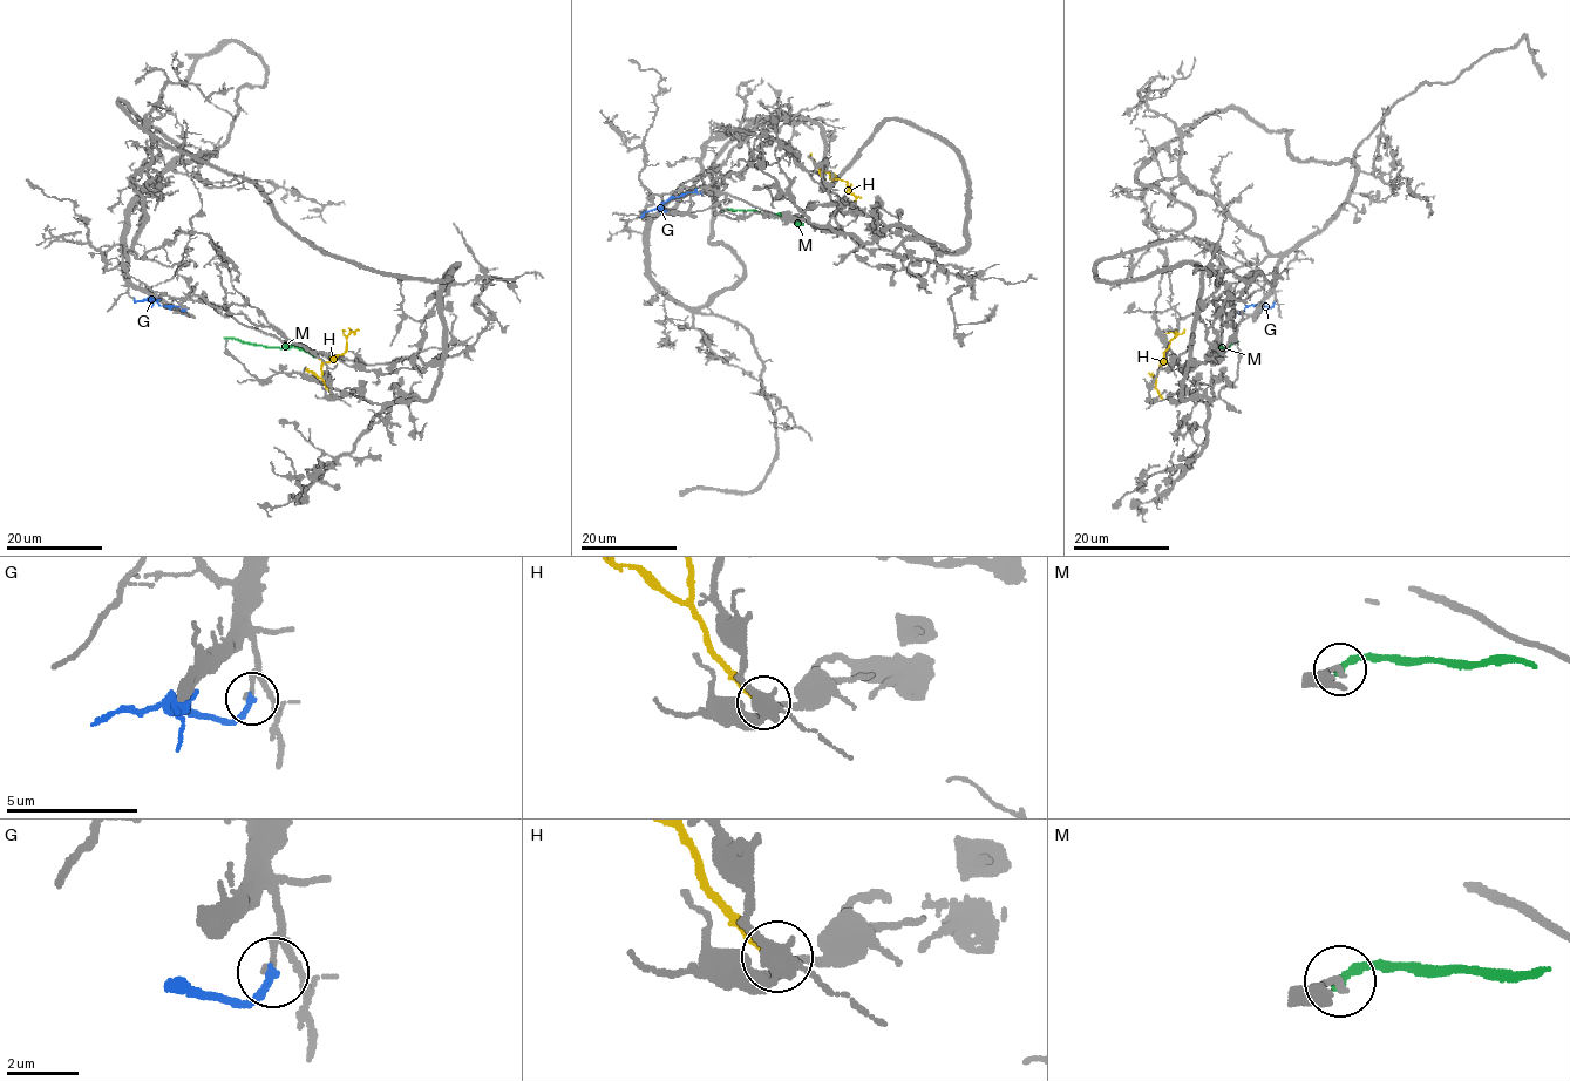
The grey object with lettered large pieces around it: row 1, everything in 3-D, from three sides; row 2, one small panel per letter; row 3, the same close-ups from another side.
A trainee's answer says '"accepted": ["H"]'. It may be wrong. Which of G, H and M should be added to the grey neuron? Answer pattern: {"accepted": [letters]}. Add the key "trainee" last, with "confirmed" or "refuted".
{"accepted": [], "trainee": "refuted"}

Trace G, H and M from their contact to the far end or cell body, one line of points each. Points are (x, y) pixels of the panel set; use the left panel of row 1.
G: (133, 298), (189, 307)
H: (335, 396), (325, 383), (321, 367), (346, 349), (347, 334), (354, 332), (347, 327)
M: (225, 338), (258, 346), (303, 346), (319, 357)

